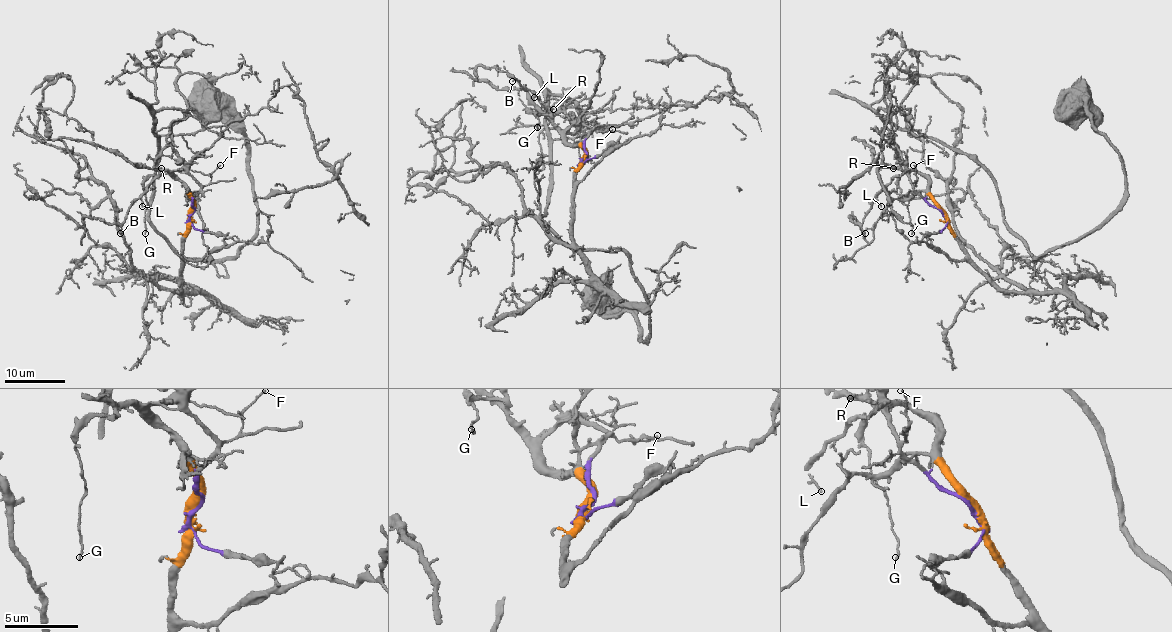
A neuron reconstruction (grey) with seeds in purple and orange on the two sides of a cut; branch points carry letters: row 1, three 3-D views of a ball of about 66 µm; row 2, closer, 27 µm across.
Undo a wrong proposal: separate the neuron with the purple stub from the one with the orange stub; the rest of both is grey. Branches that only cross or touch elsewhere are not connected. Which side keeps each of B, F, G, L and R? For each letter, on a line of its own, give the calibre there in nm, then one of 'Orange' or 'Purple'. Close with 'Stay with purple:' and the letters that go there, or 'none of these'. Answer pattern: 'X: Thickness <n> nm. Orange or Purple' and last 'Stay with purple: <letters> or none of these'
B: Thickness 130 nm. Orange
F: Thickness 100 nm. Purple
G: Thickness 120 nm. Orange
L: Thickness 130 nm. Orange
R: Thickness 130 nm. Orange
Stay with purple: F

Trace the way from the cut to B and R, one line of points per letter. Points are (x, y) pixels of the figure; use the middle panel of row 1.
B: (582, 160), (584, 151), (573, 146), (560, 131), (551, 113), (513, 77), (513, 81)
R: (582, 160), (584, 151), (564, 139), (546, 113), (554, 109)

